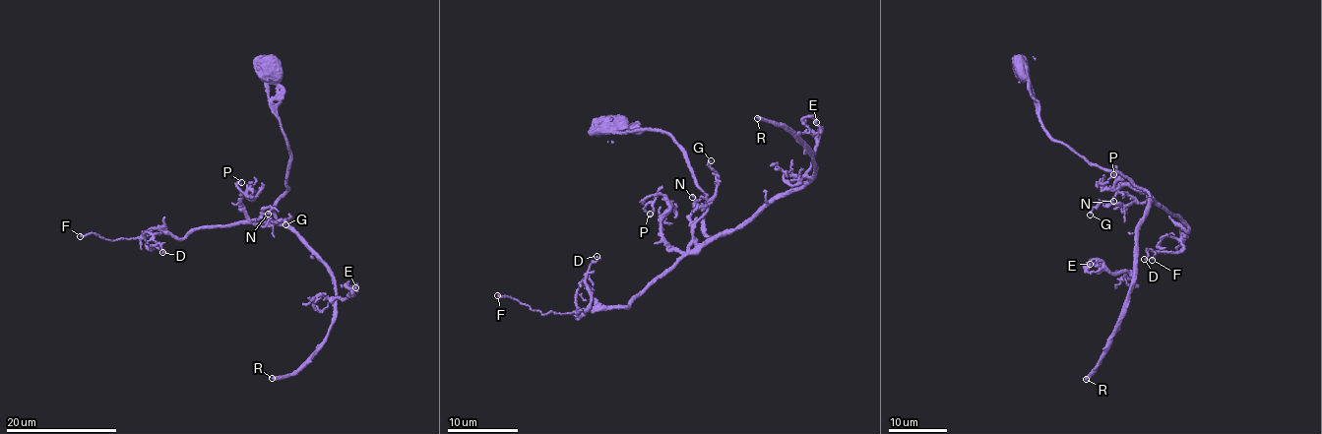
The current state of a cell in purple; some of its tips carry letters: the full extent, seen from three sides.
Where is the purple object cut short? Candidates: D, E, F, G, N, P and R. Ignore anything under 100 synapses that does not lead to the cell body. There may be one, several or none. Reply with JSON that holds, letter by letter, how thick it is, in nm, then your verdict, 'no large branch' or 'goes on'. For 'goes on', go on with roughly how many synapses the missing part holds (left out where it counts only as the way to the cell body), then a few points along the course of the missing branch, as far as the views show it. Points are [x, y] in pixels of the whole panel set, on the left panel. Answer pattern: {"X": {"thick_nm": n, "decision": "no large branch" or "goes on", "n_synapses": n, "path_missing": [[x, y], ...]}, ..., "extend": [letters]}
{"D": {"thick_nm": 160, "decision": "no large branch"}, "E": {"thick_nm": 220, "decision": "no large branch"}, "F": {"thick_nm": 170, "decision": "no large branch"}, "G": {"thick_nm": 100, "decision": "no large branch"}, "N": {"thick_nm": 160, "decision": "no large branch"}, "P": {"thick_nm": 140, "decision": "no large branch"}, "R": {"thick_nm": 320, "decision": "goes on", "n_synapses": 500}, "extend": ["R"]}

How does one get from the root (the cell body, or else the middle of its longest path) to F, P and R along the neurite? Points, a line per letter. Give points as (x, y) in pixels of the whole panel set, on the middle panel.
F: (604, 124), (673, 138), (706, 197), (705, 232), (715, 236), (626, 308), (542, 314), (497, 295)
P: (604, 124), (673, 138), (715, 236), (681, 251), (660, 233), (662, 196), (650, 214)
R: (604, 124), (673, 138), (706, 197), (704, 230), (714, 237), (816, 174), (789, 132), (757, 118)

